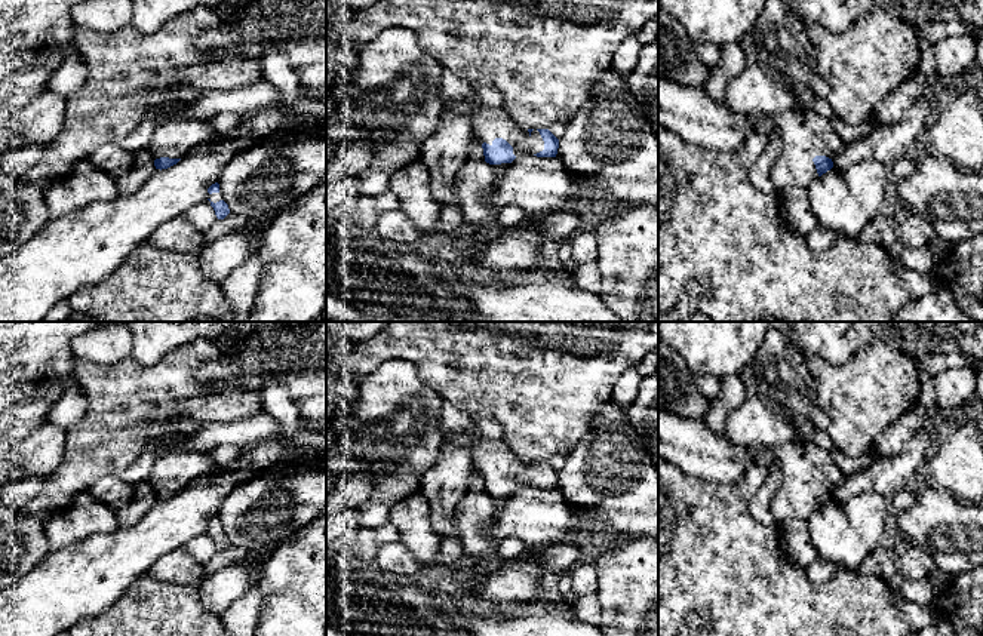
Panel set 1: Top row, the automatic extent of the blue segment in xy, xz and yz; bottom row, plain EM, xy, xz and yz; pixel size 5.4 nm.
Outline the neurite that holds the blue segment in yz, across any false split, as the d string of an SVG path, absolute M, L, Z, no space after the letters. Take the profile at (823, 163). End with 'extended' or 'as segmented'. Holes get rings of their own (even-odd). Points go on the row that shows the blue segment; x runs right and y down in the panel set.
M789 110L772 117L781 139L781 153L769 170L769 178L778 191L786 188L807 188L811 181L833 168L832 159L848 144L866 138L876 127L872 126L857 138L844 141L829 120L811 110Z; extended

